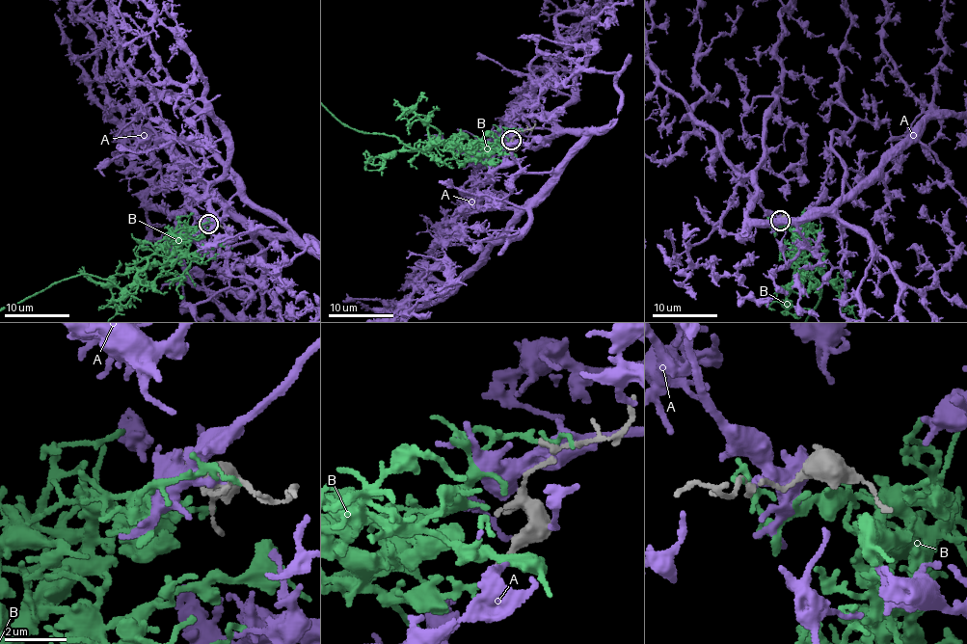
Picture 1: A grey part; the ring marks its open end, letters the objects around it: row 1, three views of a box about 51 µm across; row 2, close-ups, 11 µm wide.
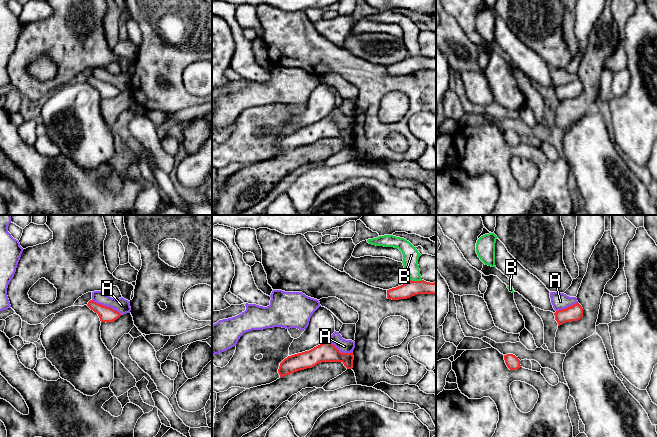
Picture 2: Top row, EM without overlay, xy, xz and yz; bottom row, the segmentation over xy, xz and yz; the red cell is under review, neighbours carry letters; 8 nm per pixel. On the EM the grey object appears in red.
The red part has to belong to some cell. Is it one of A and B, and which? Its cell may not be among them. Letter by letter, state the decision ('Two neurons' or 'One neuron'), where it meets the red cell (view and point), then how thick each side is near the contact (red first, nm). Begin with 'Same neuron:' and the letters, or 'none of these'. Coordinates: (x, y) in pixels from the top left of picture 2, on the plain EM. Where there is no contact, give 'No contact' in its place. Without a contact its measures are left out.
Same neuron: none of these
A: Two neurons. Touches red at xy (106, 82). Thickness 130 nm (red) against 120 nm
B: Two neurons. Touches red at xz (415, 57). Thickness 120 nm (red) against 130 nm

